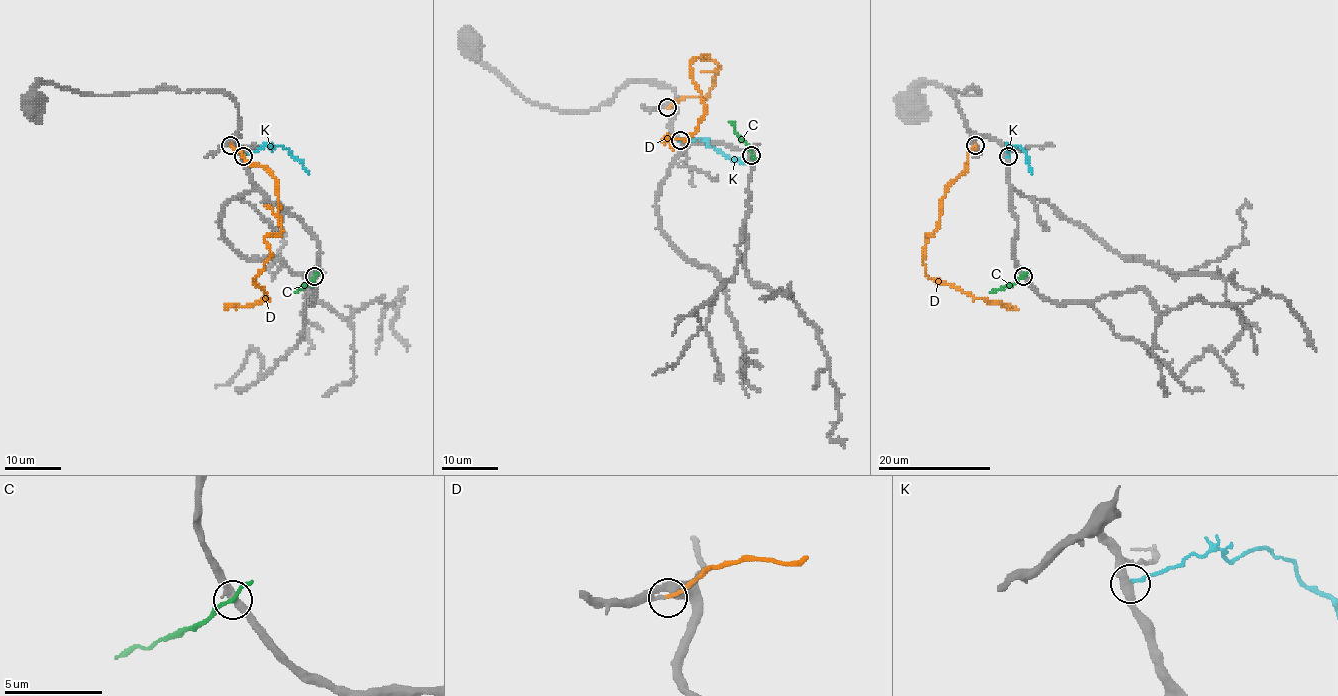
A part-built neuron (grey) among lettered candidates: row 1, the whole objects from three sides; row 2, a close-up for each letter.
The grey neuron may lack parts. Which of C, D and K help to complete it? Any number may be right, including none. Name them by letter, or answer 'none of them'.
D

